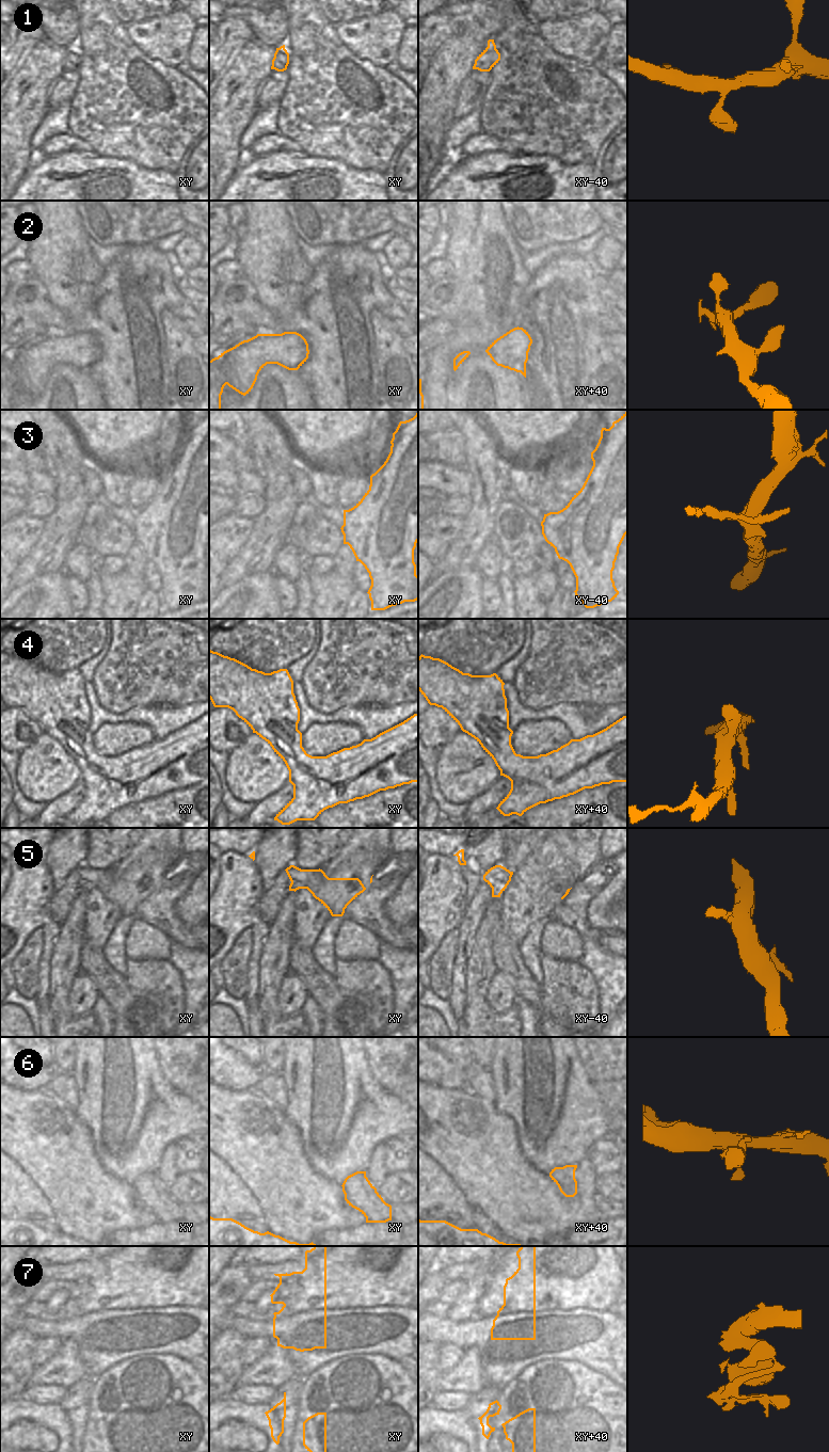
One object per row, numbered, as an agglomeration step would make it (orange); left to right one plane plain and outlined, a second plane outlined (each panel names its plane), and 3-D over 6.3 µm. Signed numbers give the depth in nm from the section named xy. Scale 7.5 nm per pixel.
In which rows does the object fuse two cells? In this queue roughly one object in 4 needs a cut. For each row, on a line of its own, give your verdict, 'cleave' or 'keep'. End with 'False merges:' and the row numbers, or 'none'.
1: keep
2: keep
3: cleave
4: keep
5: keep
6: keep
7: cleave
False merges: 3, 7

